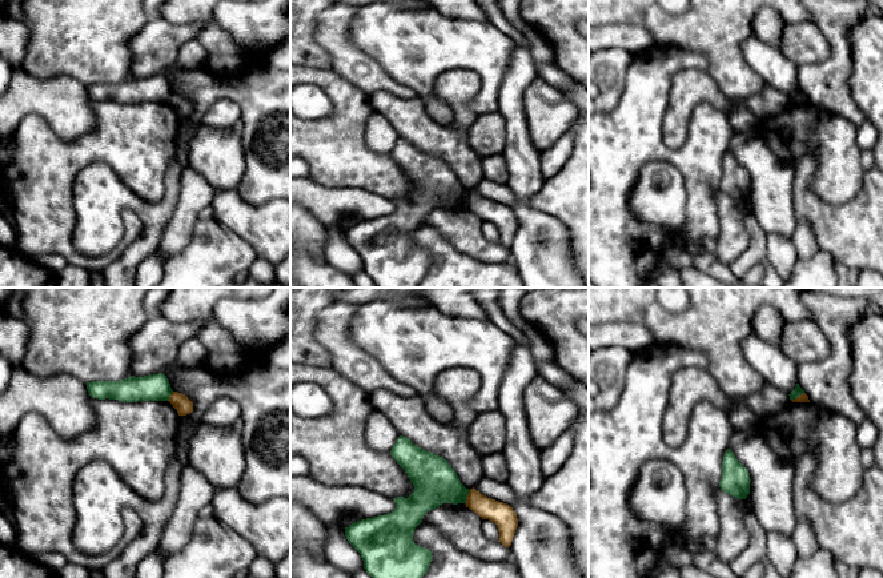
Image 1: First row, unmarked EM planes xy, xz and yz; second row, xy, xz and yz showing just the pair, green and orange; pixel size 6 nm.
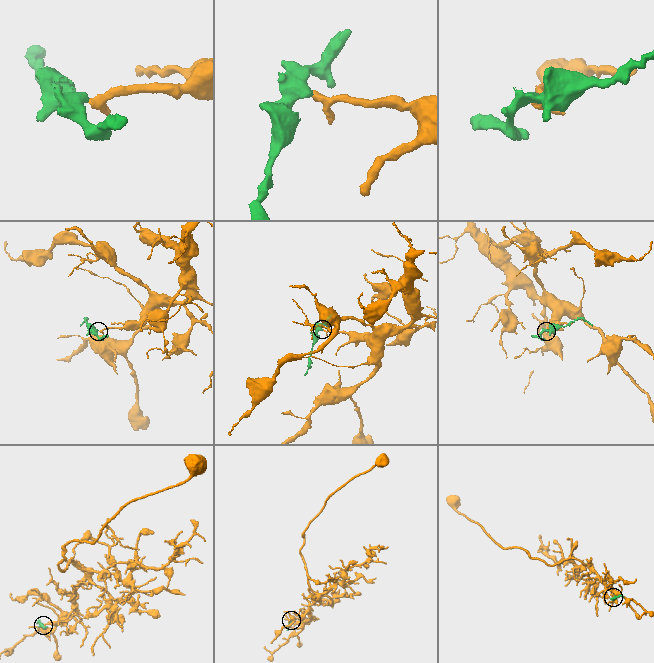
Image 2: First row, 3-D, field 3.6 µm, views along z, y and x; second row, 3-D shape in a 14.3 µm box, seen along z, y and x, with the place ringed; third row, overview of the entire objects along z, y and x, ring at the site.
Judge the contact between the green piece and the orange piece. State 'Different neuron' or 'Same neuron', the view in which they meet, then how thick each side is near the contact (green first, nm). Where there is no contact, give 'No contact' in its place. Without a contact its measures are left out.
Different neuron. Touches green in xz. Thickness 260 nm (green) against 140 nm

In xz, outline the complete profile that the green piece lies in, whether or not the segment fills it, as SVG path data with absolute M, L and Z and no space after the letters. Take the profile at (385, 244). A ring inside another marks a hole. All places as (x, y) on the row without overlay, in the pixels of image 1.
M400 137L390 152L390 157L405 172L414 193L408 198L393 200L396 210L384 217L357 222L345 229L349 245L361 256L364 270L377 288L417 288L428 274L432 253L413 244L413 234L424 217L442 205L466 205L466 190L449 164L440 157L414 146Z

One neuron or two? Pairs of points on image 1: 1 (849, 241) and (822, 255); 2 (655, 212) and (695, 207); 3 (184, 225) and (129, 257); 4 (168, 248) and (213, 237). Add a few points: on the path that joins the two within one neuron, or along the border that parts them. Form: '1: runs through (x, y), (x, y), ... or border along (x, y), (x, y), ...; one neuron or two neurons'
1: border along (822, 245), (835, 264); two neurons
2: border along (683, 177), (686, 216), (678, 227); two neurons
3: border along (173, 209), (173, 215), (157, 248); two neurons
4: border along (197, 219), (192, 231), (192, 239), (168, 259); two neurons

